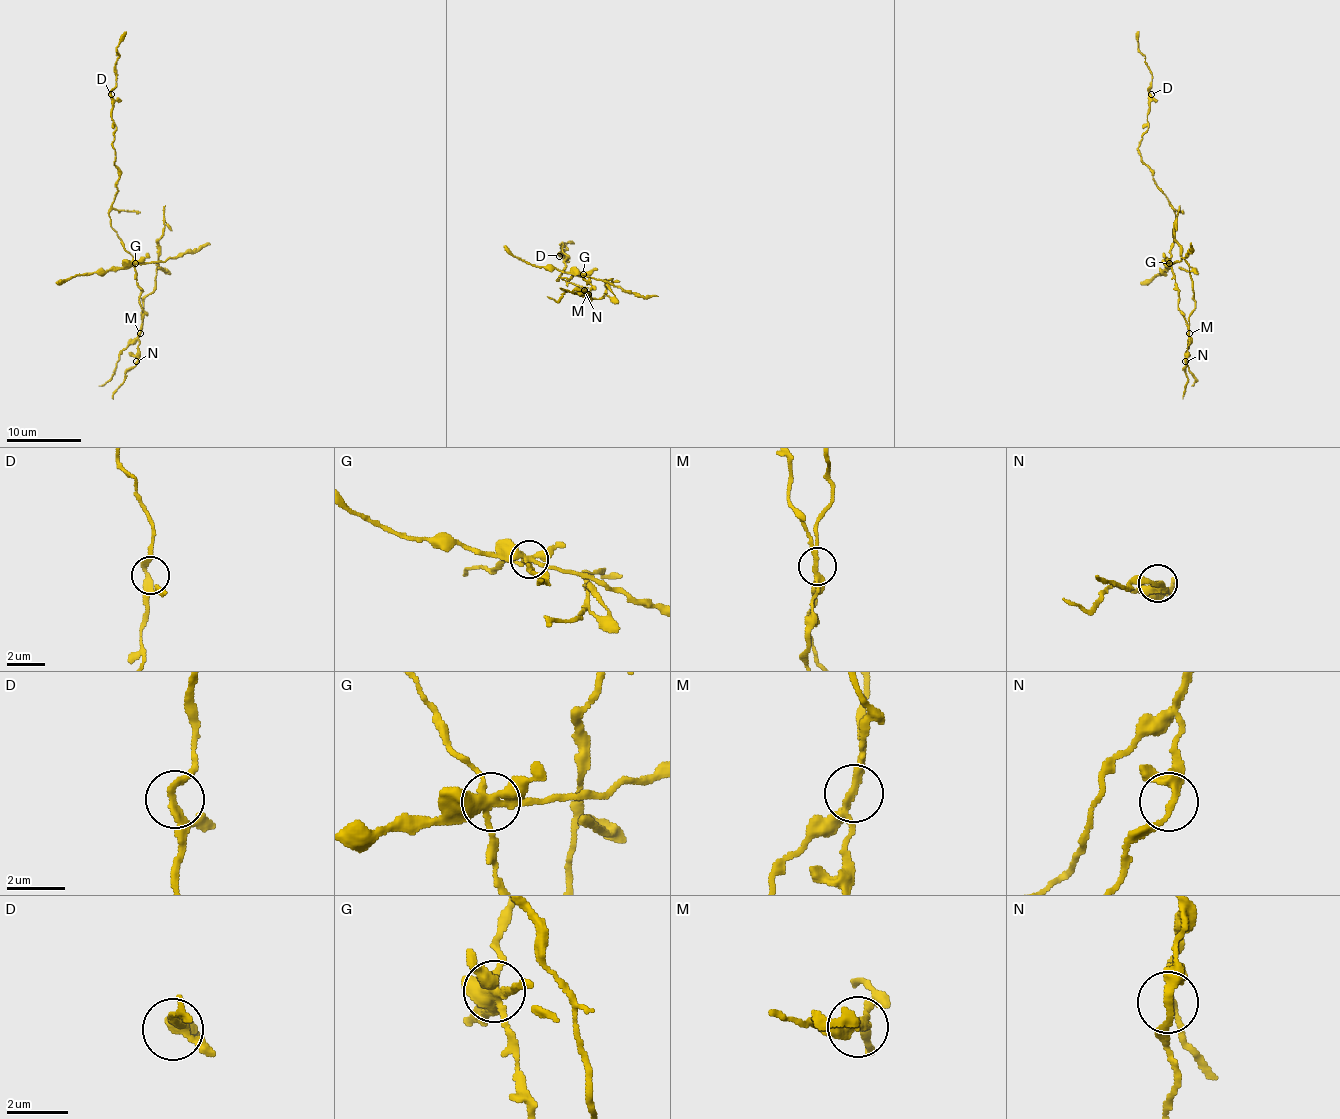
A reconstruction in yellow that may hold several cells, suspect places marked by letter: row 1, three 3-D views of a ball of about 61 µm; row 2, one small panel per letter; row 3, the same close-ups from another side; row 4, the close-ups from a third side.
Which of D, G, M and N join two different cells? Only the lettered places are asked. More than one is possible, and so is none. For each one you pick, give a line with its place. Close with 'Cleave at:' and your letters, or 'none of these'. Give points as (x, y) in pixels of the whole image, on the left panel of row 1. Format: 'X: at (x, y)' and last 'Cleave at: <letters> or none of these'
G: at (135, 263)
M: at (140, 333)
Cleave at: G, M

